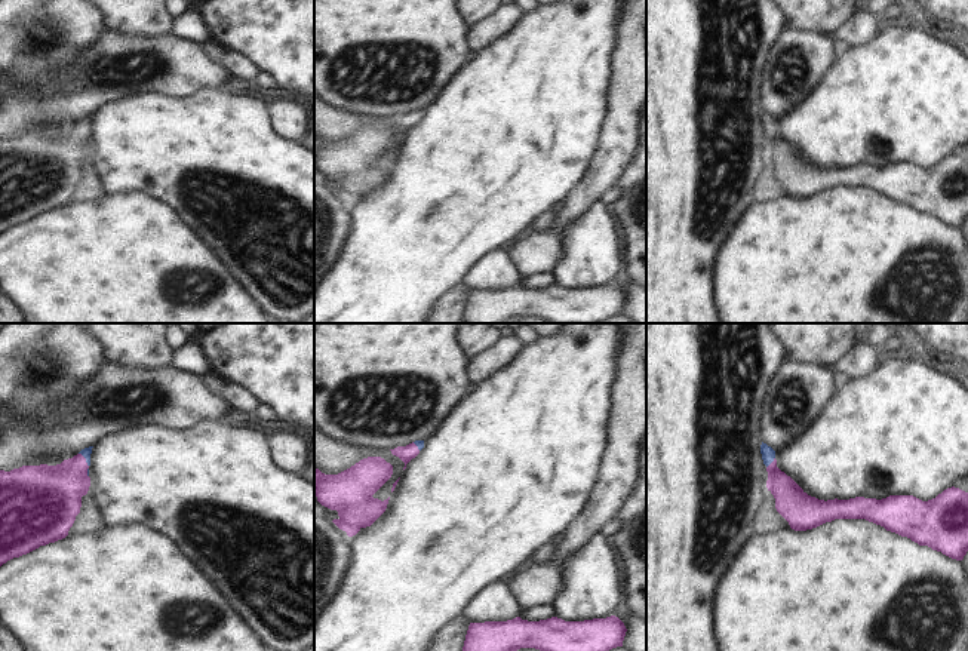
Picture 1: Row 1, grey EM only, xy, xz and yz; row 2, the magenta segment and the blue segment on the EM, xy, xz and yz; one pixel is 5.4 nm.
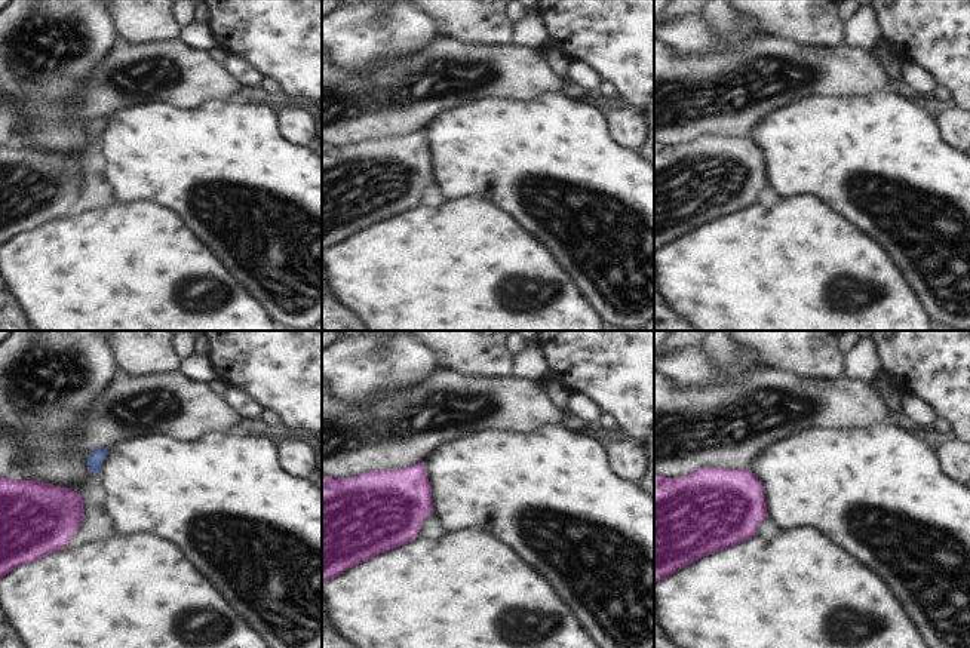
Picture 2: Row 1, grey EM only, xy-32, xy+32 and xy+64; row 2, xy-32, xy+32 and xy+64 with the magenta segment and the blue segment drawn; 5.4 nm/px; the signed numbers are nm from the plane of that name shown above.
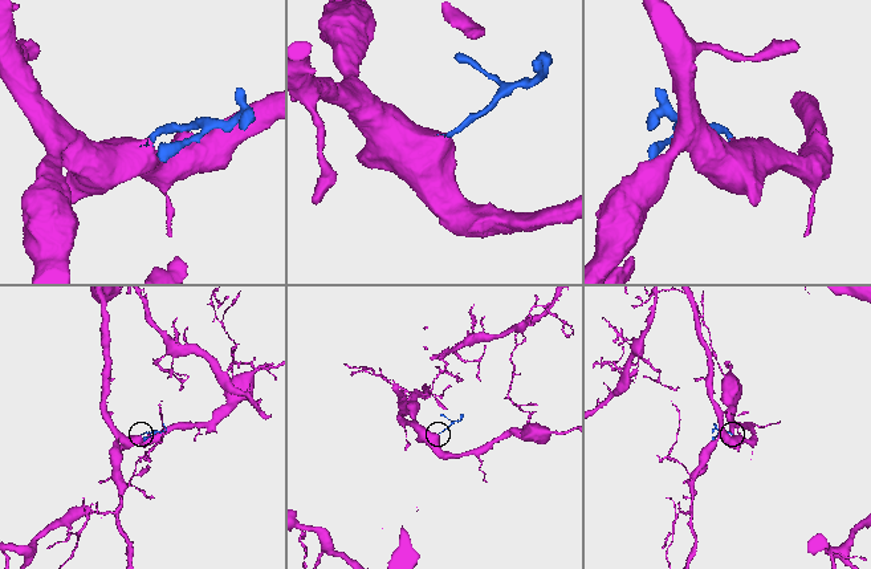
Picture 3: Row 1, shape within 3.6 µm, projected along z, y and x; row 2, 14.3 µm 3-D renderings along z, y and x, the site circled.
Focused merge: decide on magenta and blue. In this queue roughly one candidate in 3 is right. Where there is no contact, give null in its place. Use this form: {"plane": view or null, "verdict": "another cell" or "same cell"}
{"plane": "xy", "verdict": "same cell"}

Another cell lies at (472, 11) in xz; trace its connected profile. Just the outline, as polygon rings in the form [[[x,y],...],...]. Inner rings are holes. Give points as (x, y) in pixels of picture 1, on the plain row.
[[[457,0],[455,7],[458,9],[460,15],[470,27],[486,16],[492,15],[500,7],[498,0]]]

